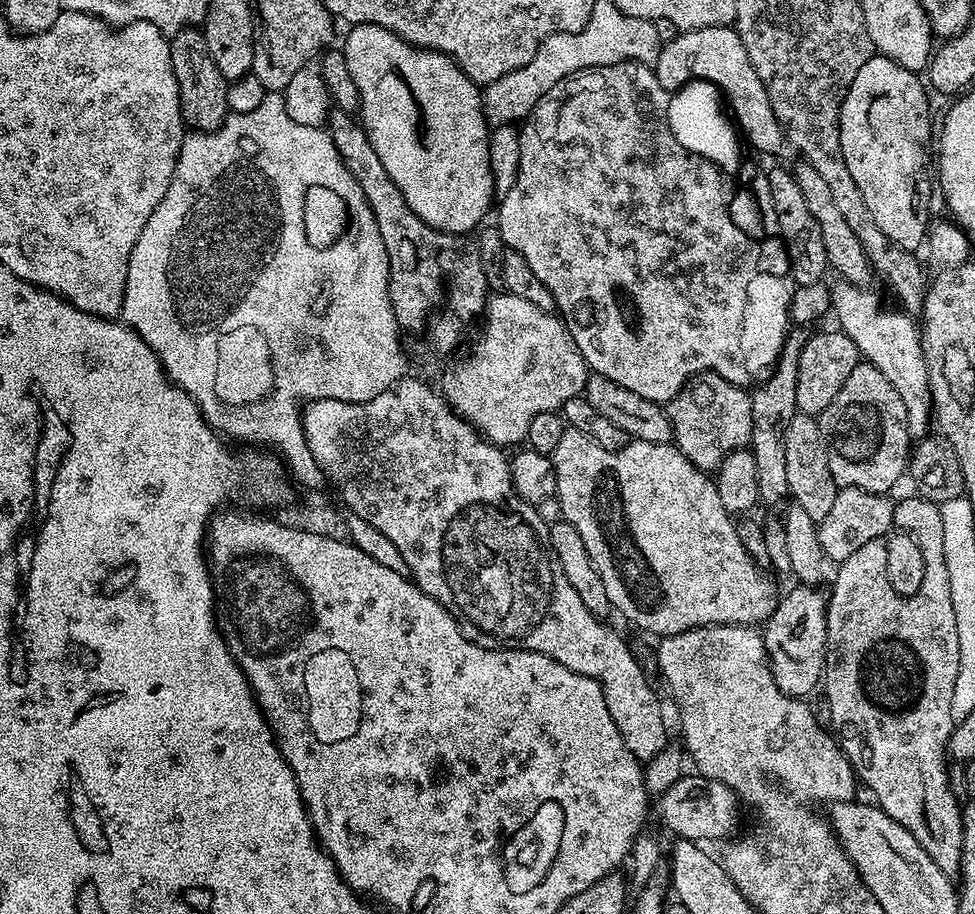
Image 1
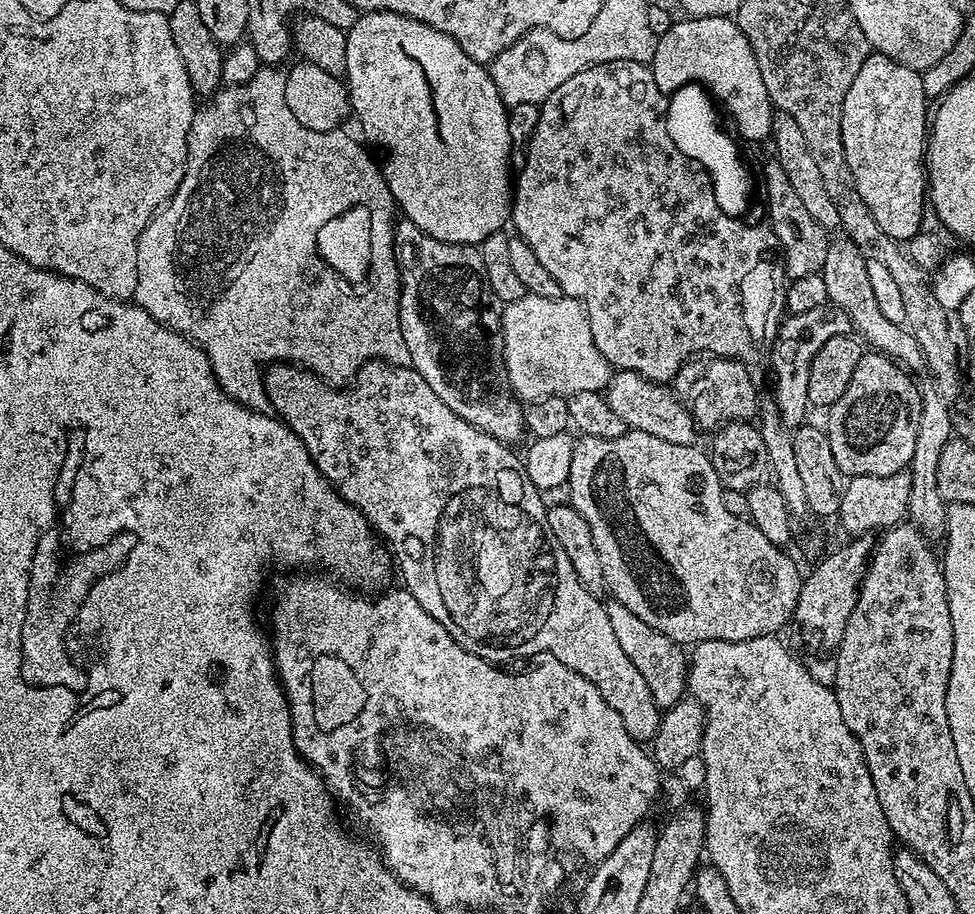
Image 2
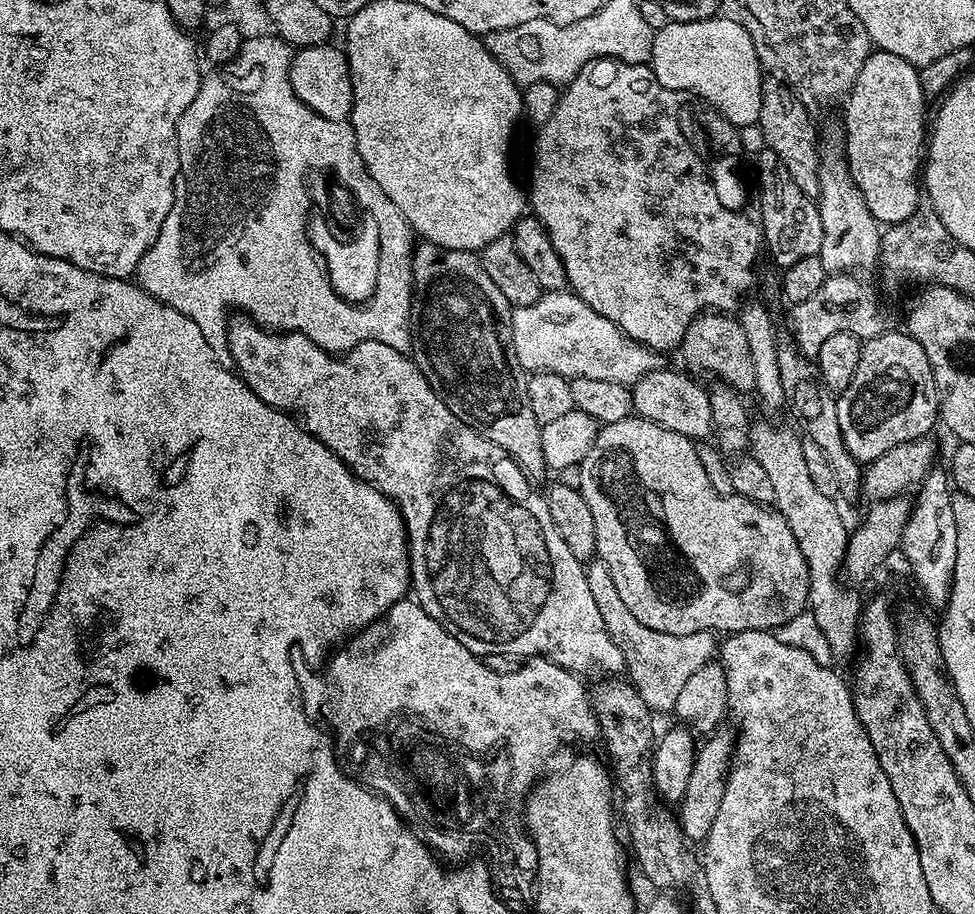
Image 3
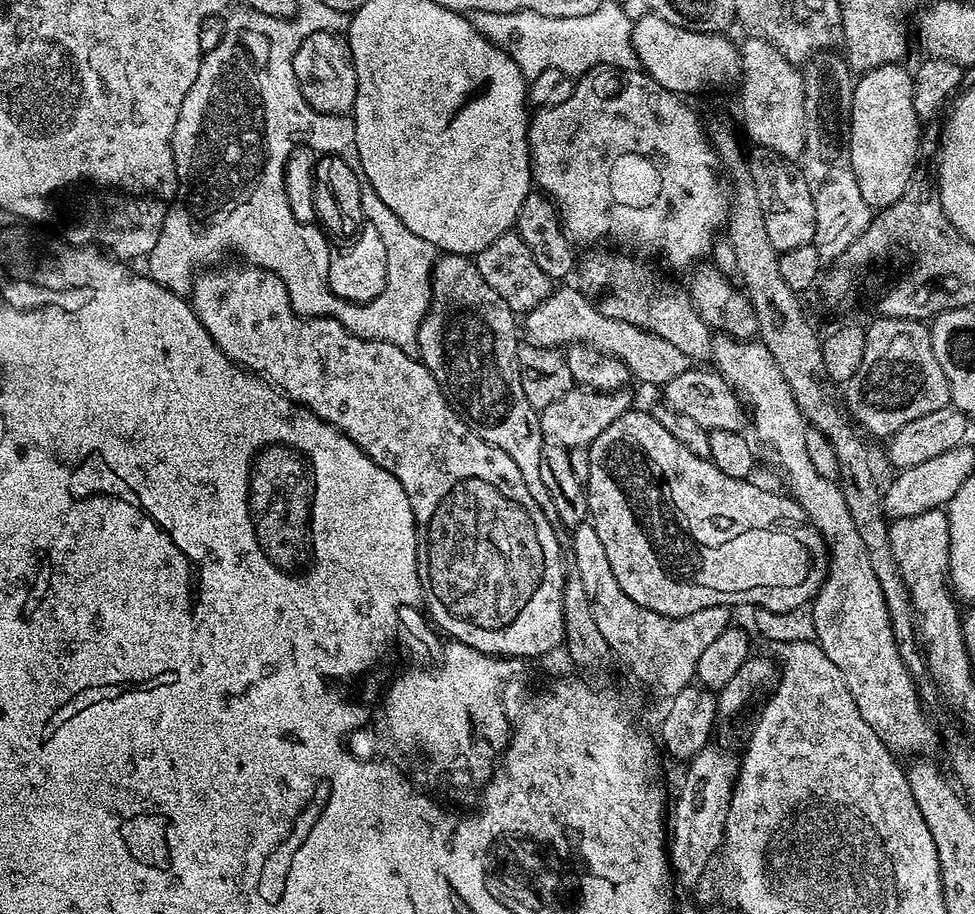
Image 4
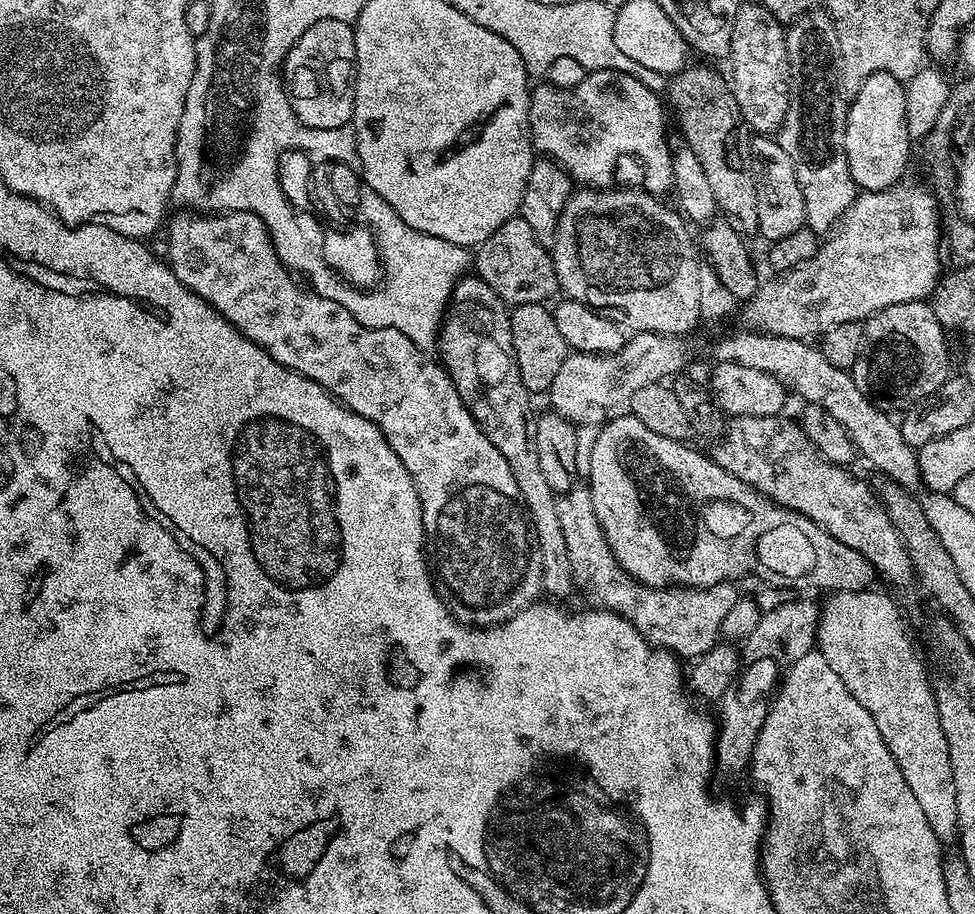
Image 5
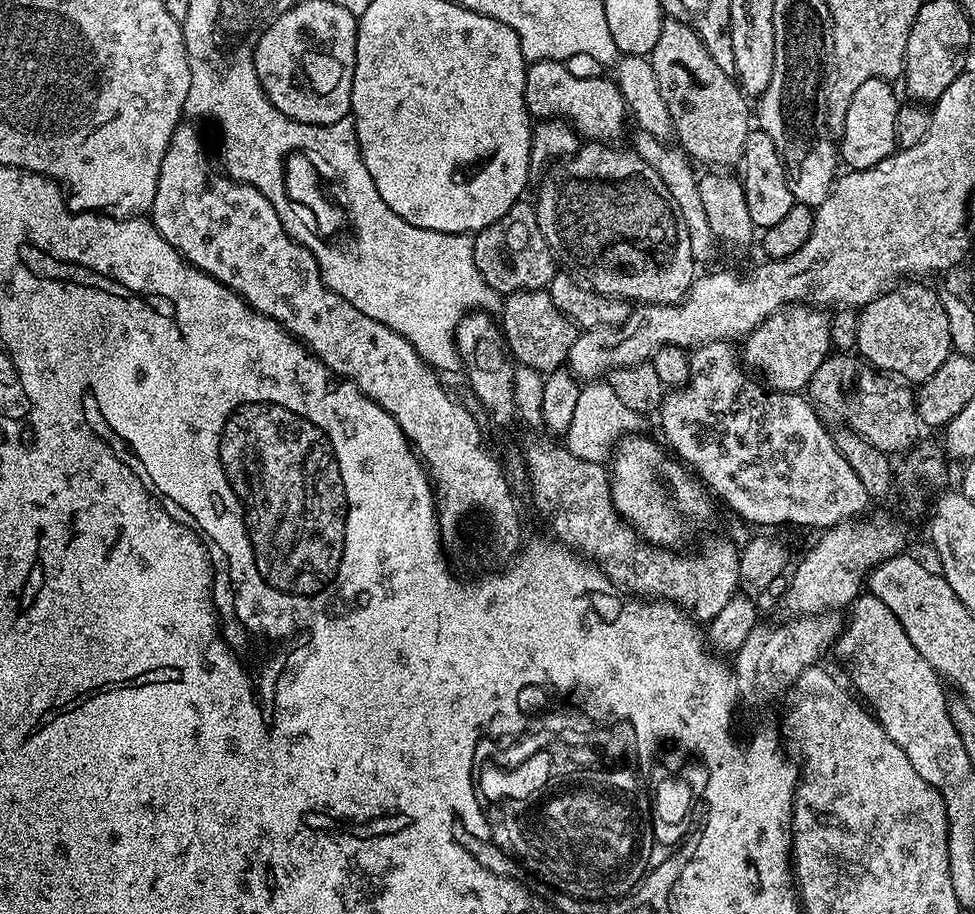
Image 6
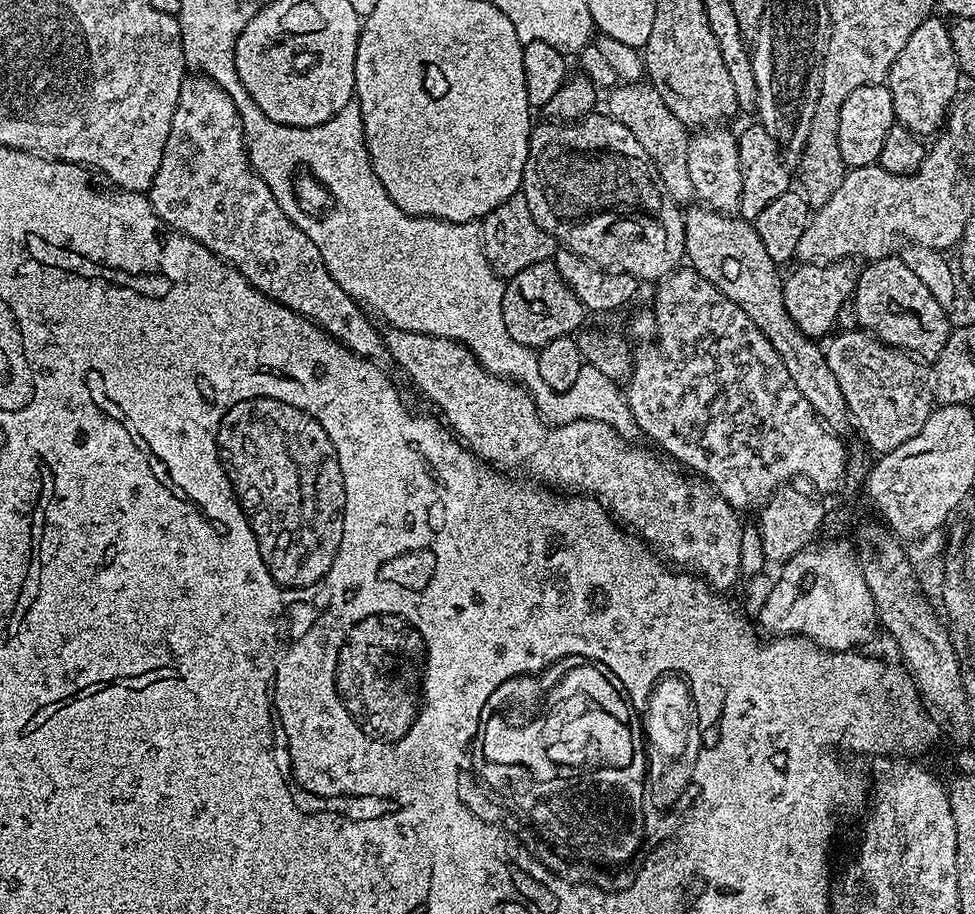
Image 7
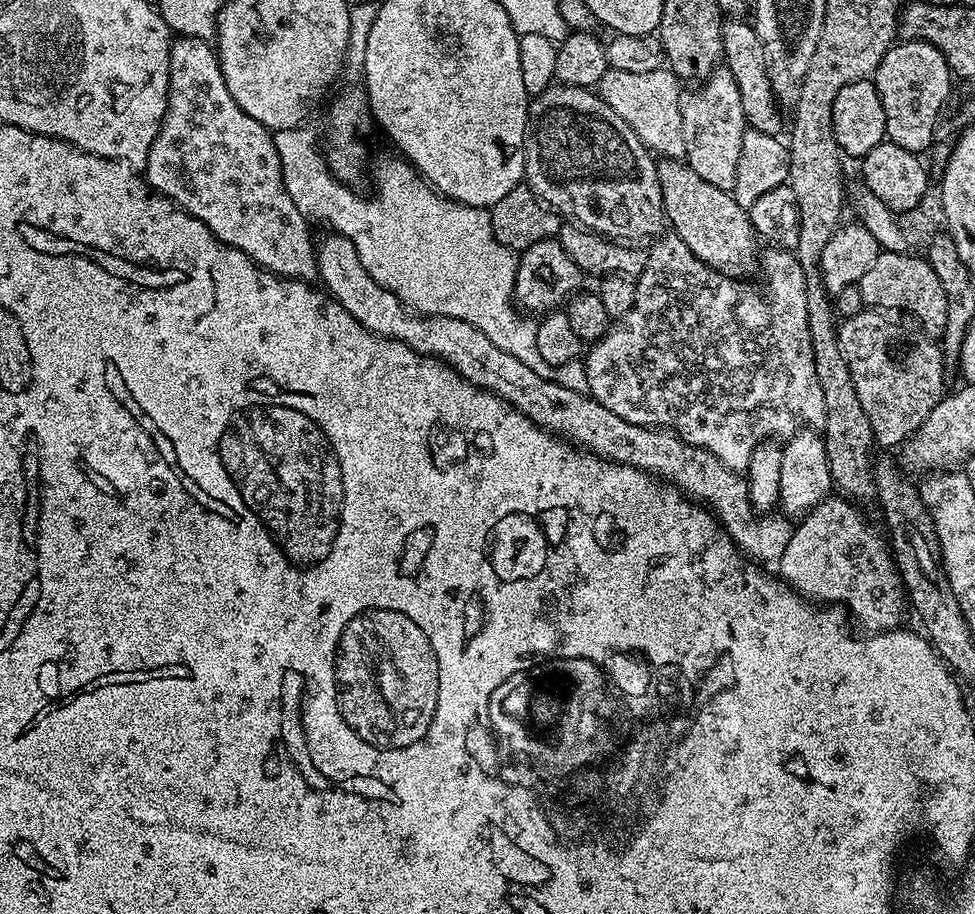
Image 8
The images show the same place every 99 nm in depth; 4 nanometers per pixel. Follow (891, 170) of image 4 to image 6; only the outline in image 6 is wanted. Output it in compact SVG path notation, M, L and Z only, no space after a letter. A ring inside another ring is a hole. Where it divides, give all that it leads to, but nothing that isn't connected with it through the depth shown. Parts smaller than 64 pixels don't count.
M871 80L854 90L854 98L850 98L850 110L846 110L844 134L838 140L838 156L848 163L849 169L869 168L897 151L894 134L894 118L898 107L896 92L887 80Z

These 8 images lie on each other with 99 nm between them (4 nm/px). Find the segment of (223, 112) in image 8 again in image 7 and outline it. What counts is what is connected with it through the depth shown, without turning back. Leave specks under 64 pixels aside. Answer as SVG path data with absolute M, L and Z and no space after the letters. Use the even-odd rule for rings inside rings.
M185 75L178 94L178 106L174 110L174 122L170 122L170 138L166 138L166 150L162 150L162 166L158 166L158 174L154 174L154 182L146 195L152 211L162 218L164 224L206 246L206 250L213 252L218 259L238 269L242 278L262 294L307 320L313 320L323 332L328 332L359 356L380 358L380 355L385 355L381 329L376 329L358 301L334 282L330 270L326 270L326 262L322 262L322 254L318 254L318 246L306 238L291 215L282 212L282 206L278 206L274 194L270 194L270 186L266 186L252 168L248 149L244 147L244 127L238 110L230 94L226 94L226 90L219 88L209 76Z

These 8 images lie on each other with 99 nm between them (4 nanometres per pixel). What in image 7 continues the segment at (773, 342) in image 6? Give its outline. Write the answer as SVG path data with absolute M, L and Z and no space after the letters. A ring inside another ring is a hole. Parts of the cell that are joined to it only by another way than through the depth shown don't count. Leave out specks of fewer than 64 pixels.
M848 258L831 262L804 262L792 277L784 280L784 305L804 335L821 338L833 331L838 310L842 310L844 303L856 291L858 268L852 264L855 263Z

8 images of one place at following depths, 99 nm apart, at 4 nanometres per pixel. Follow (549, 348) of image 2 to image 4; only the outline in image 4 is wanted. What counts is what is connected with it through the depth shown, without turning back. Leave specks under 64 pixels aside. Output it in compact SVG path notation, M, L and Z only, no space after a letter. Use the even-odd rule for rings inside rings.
M568 286L557 287L538 307L533 308L531 312L523 317L522 328L523 331L524 328L528 331L527 339L531 343L537 344L539 348L563 349L570 344L590 344L598 351L603 352L604 355L618 358L628 367L629 373L635 379L637 376L642 383L657 384L657 386L669 384L674 378L678 378L678 374L686 374L686 370L693 367L693 360L686 354L682 354L682 350L678 350L678 346L666 342L666 338L658 338L658 334L642 330L630 322L615 320L606 314L602 314L599 307L589 297L585 296L579 287L564 287Z

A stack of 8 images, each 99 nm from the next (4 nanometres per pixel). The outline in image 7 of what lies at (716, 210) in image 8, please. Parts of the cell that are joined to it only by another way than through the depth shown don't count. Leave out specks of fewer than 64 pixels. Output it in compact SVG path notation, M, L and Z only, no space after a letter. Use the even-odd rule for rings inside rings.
M707 206L699 207L689 207L684 217L685 257L692 270L744 310L747 317L766 334L786 370L790 370L794 386L802 390L802 398L810 402L825 425L837 434L853 431L852 415L846 406L842 386L838 386L838 378L834 378L830 370L825 349L821 345L819 348L813 337L804 335L794 318L790 318L784 305L784 280L779 274L779 265L770 258L755 225L734 214L716 212Z

